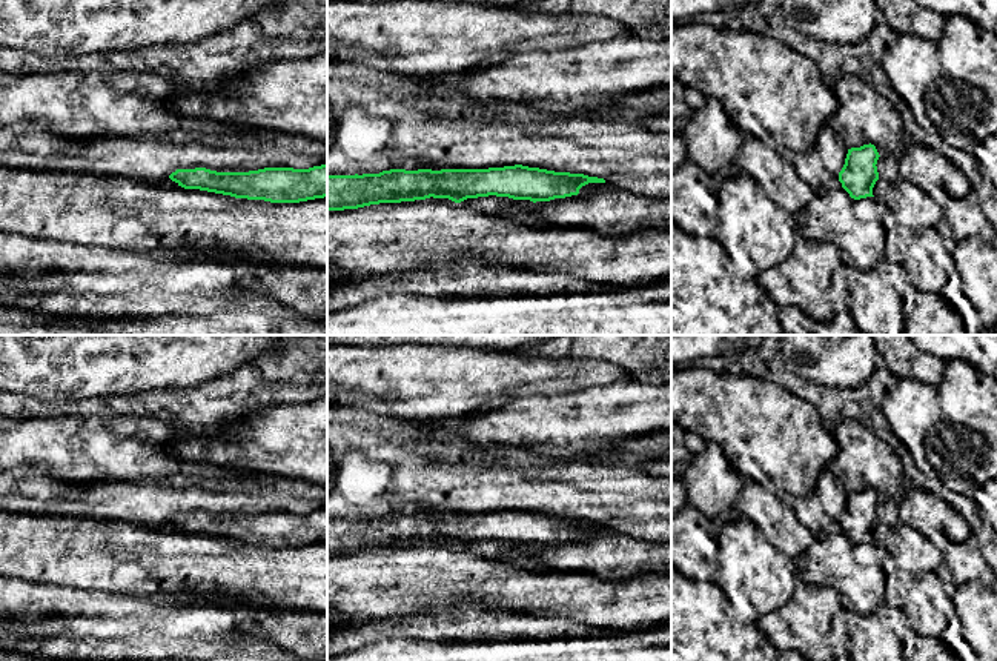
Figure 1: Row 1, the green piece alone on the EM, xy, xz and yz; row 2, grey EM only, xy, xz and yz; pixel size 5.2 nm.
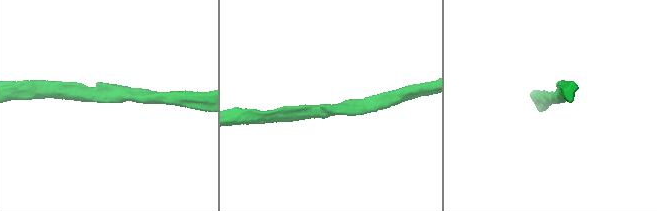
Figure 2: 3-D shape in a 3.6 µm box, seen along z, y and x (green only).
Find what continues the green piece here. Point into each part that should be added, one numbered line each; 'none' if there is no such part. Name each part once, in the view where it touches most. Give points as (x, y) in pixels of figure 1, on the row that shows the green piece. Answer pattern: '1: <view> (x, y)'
none

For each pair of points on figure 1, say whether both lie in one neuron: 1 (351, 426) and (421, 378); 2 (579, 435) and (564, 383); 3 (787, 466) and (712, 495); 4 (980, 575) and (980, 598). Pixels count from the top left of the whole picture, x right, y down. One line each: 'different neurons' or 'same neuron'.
1: different neurons
2: different neurons
3: different neurons
4: different neurons

